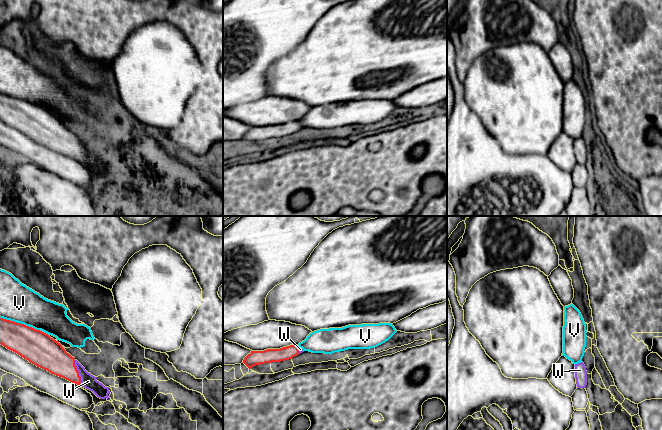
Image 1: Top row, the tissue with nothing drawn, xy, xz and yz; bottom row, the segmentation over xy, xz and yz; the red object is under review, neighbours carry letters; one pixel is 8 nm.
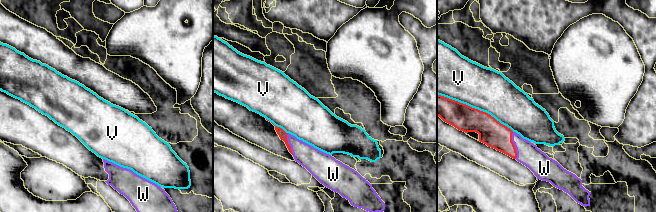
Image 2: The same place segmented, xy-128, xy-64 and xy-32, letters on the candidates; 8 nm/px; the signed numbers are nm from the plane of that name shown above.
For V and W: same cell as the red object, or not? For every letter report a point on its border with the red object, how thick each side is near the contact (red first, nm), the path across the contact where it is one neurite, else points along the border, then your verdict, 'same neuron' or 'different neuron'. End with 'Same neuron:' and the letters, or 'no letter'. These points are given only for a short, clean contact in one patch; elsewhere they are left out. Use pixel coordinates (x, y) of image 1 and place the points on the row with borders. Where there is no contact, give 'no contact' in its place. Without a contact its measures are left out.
V: contact xy (20, 323); calibres 260 and 300 nm; different neuron
W: contact xy (78, 373); calibres 220 and 120 nm; way xy (52, 357), (78, 373), (88, 381); same neuron
Same neuron: W

